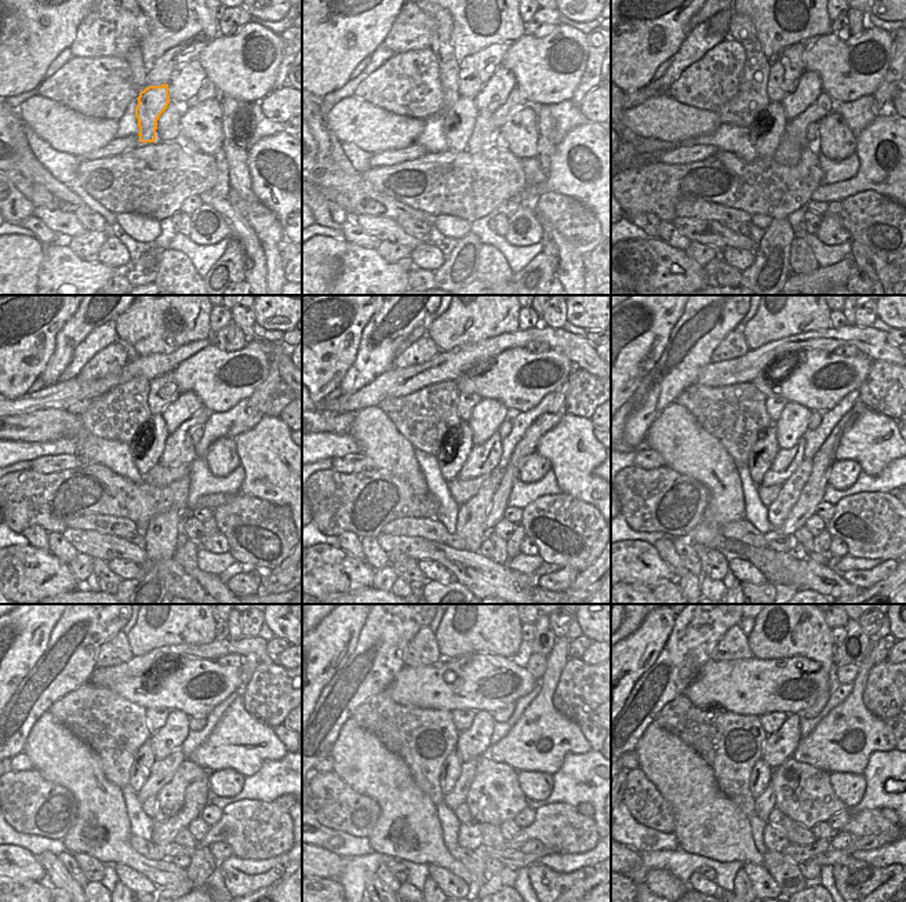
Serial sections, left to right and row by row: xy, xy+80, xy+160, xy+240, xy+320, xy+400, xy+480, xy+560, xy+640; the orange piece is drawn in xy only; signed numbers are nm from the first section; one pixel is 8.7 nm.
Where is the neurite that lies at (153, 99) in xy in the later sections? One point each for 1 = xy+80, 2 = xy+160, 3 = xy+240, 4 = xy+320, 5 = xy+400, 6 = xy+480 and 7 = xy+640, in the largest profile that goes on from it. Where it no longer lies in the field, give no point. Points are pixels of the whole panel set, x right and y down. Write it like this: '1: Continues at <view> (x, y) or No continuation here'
1: Continues at xy+80 (459, 122)
2: Continues at xy+160 (770, 123)
3: Continues at xy+240 (152, 443)
4: Continues at xy+320 (451, 457)
5: Continues at xy+400 (763, 453)
6: Continues at xy+480 (144, 759)
7: Continues at xy+640 (761, 773).

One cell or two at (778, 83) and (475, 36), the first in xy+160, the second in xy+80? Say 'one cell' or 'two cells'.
two cells

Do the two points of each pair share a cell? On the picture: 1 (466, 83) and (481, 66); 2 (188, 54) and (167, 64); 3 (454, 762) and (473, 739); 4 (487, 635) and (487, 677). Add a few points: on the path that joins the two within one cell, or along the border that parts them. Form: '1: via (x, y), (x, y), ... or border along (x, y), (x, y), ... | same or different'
1: via (472, 80), (477, 77), (477, 72) | same
2: via (182, 54), (173, 61) | same
3: border along (455, 749), (462, 762) | different
4: border along (519, 657), (465, 654), (455, 659) | different

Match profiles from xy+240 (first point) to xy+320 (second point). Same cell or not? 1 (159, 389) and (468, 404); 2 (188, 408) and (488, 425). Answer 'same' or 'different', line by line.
1: same
2: same

